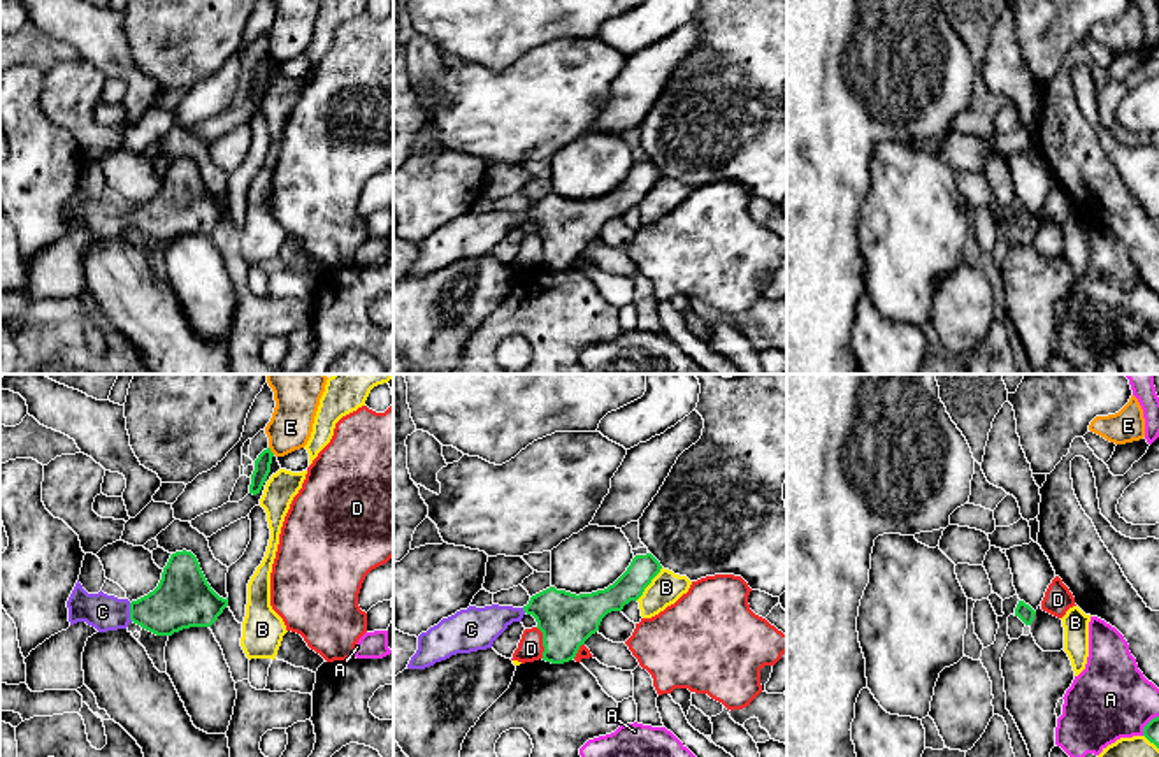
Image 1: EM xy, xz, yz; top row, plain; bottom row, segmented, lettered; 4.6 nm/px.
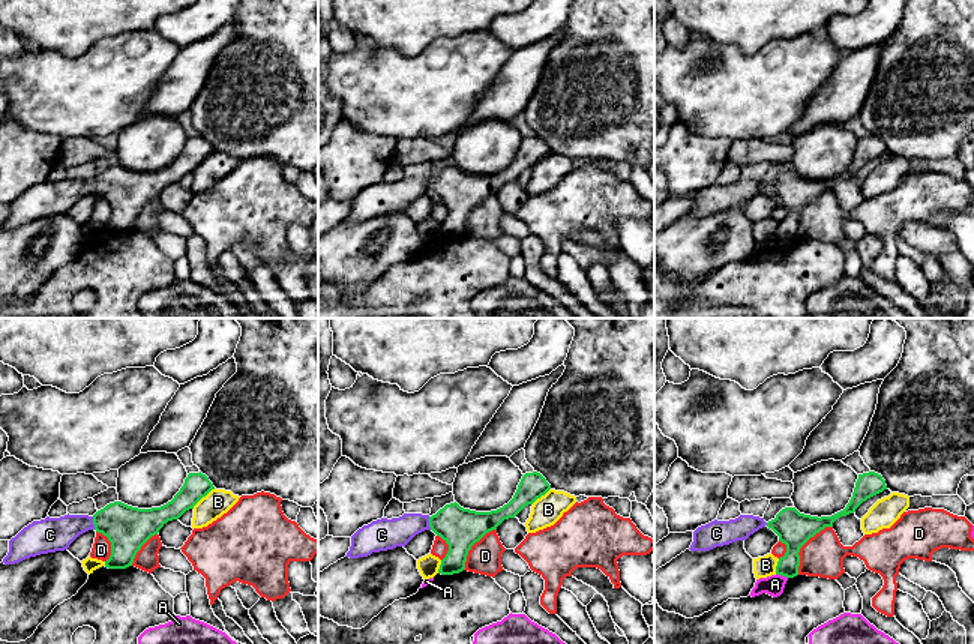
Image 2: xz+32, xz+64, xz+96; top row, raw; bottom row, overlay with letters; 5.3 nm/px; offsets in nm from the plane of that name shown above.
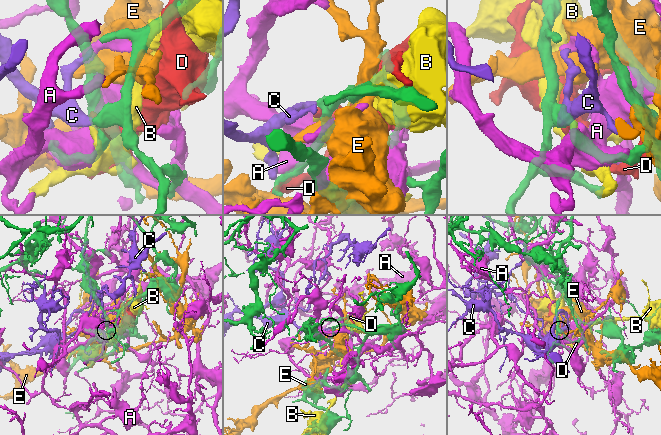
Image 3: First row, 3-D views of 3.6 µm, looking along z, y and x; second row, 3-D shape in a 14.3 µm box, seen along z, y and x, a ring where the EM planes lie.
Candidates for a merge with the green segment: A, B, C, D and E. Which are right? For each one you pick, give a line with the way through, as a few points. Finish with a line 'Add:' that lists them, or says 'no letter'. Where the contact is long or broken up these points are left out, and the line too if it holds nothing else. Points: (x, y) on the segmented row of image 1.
C: runs through xy (183, 598), (164, 612), (130, 612), (102, 612)
Add: C

